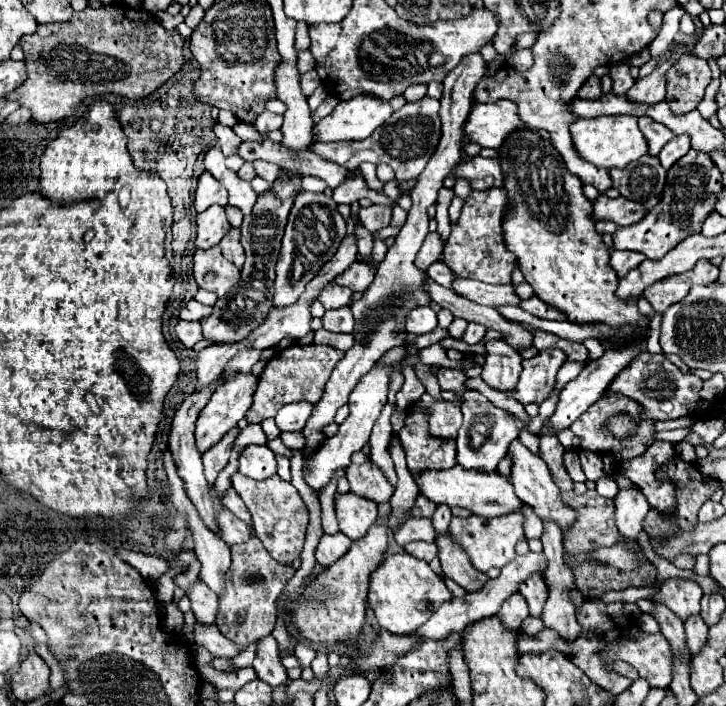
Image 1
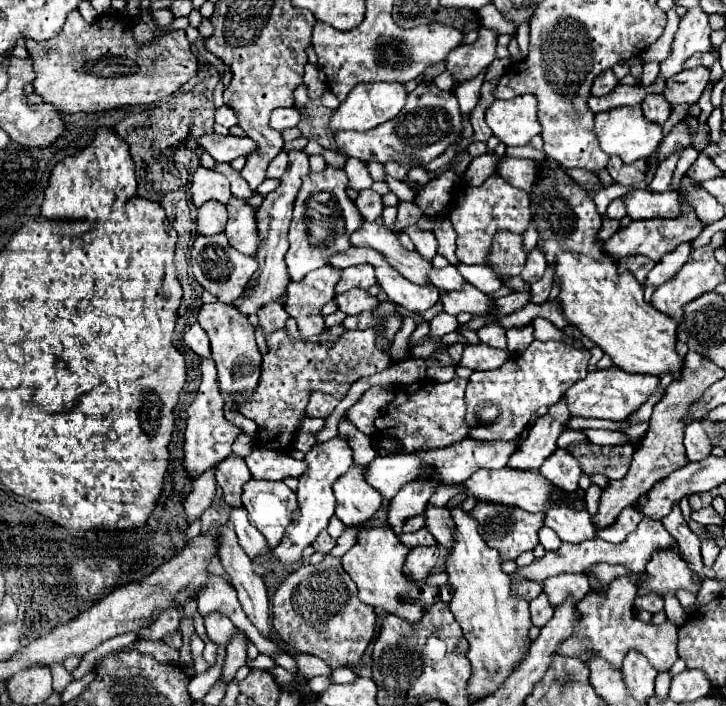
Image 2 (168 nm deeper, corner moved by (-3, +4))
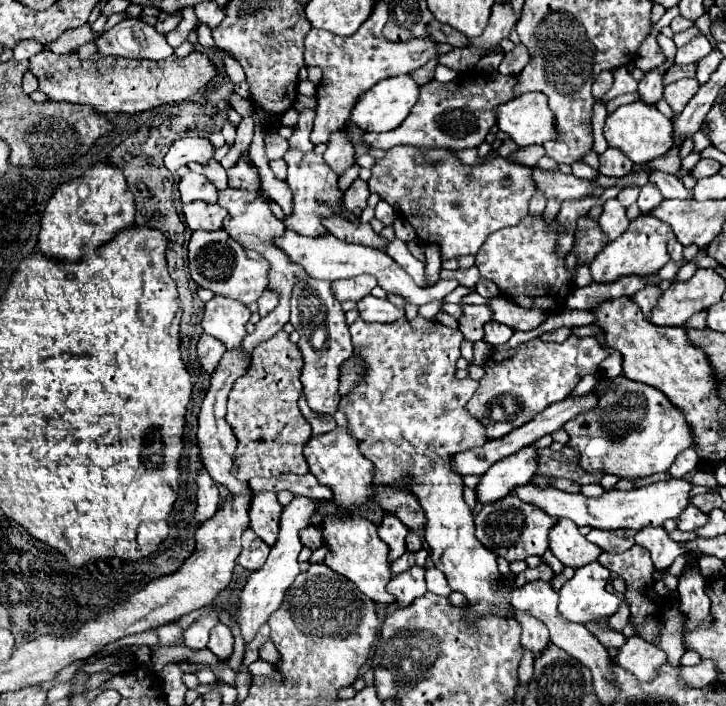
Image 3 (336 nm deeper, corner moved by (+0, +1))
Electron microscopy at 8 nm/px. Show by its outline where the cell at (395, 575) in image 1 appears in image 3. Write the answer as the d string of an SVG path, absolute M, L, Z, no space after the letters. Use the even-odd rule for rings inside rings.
M333 515L323 521L323 537L329 545L329 555L325 557L325 565L333 571L341 573L349 581L357 585L361 593L365 593L377 605L391 605L393 595L387 593L387 583L391 581L391 563L389 563L389 547L379 539L377 527L359 517L359 515Z

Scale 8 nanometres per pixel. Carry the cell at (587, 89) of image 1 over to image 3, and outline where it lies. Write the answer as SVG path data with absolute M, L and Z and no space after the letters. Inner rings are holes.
M611 71L601 73L601 75L595 79L595 83L593 83L593 97L595 97L595 99L601 99L601 97L611 89L611 85L613 85L613 75L611 75Z

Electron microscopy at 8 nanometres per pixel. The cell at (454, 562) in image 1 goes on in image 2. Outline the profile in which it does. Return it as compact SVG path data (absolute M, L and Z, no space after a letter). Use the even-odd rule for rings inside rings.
M428 504L424 510L424 522L428 532L436 538L436 542L440 542L446 550L452 548L452 518L450 512L446 508L438 508Z

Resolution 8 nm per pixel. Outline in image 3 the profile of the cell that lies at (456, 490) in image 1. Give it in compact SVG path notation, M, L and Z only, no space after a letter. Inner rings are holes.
M675 479L669 481L657 481L647 487L629 489L629 491L605 491L601 497L585 497L581 493L565 493L555 487L539 487L533 483L519 485L513 489L513 495L517 495L521 501L545 511L551 517L565 517L571 519L575 525L591 525L595 529L643 529L643 527L659 527L667 519L677 519L679 513L689 505L689 493L693 489L693 483L687 479Z

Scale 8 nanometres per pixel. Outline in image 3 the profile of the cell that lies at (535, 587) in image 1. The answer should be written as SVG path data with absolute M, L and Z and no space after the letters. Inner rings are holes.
M515 613L515 619L521 625L521 645L531 649L535 655L547 645L549 641L549 631L545 629L545 625L541 625L541 621L537 621L537 617L533 617L531 613Z

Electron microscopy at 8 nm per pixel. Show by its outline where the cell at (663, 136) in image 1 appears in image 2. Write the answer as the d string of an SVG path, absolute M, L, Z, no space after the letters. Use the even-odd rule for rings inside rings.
M648 94L640 106L644 110L644 116L656 124L664 124L672 110L670 104L666 102L666 98L660 94Z

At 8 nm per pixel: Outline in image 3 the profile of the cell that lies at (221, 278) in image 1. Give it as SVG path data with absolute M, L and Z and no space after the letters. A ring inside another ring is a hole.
M223 229L219 231L195 231L189 239L189 273L193 281L213 291L215 295L241 301L245 305L257 301L267 287L269 263L251 249L245 249L233 241Z

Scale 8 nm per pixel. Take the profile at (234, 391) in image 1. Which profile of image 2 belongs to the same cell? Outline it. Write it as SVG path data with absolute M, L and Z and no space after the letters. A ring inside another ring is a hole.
M214 302L204 304L198 314L198 324L206 330L210 344L212 344L212 358L218 368L218 386L220 390L242 392L248 394L256 388L256 382L260 378L260 364L262 354L258 350L258 344L254 340L254 326L248 322L244 314L240 314L236 308L232 310L232 304Z

